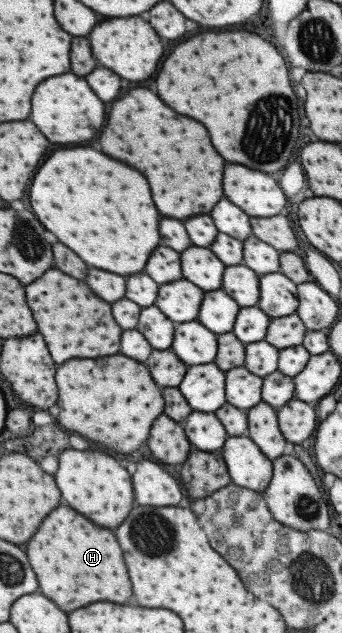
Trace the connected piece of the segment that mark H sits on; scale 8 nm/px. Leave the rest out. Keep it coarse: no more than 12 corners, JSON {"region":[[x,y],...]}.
{"region":[[59,506],[25,544],[63,612],[131,596],[113,534]]}

